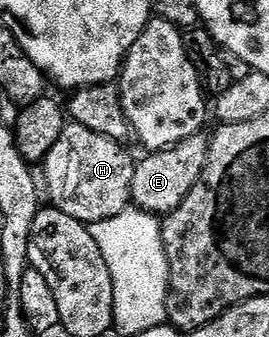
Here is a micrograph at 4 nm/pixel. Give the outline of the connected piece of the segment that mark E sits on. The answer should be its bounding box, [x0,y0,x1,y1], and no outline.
[131,132,210,215]

